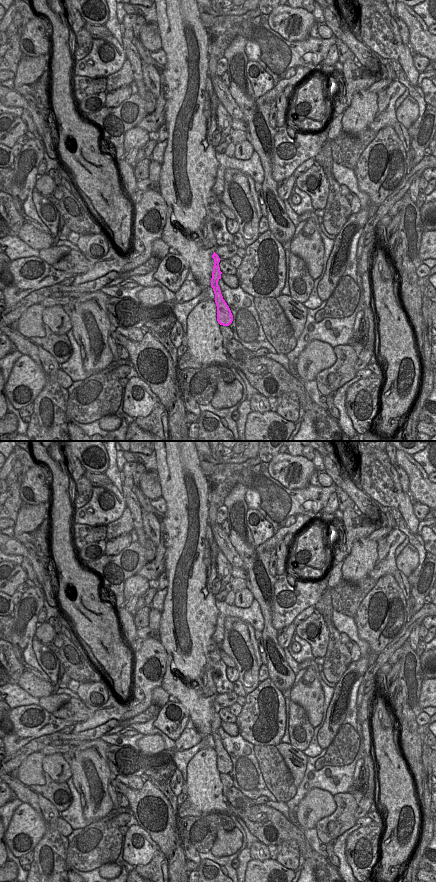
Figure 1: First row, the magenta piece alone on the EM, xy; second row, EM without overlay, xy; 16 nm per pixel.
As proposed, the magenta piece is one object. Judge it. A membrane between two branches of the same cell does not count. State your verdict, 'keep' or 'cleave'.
keep

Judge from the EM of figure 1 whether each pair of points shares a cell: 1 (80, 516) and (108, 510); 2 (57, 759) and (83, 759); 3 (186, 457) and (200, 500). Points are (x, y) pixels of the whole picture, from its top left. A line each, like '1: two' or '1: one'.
1: one
2: two
3: one

